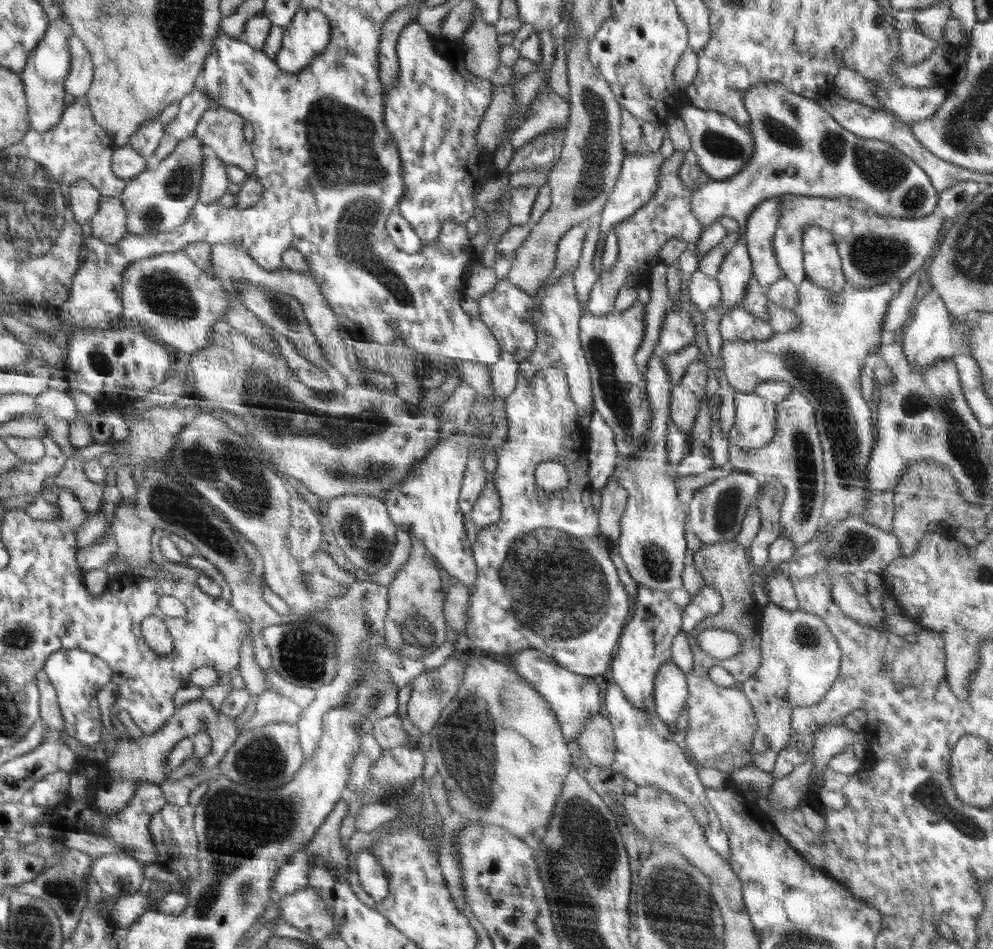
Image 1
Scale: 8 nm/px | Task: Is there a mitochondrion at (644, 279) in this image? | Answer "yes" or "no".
no

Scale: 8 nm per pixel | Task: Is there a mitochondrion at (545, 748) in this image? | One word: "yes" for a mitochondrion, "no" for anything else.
no

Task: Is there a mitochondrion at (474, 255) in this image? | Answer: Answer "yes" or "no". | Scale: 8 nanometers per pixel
no

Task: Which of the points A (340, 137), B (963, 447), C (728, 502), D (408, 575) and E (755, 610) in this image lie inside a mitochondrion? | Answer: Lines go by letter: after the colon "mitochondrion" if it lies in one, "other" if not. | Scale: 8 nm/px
A: mitochondrion
B: mitochondrion
C: mitochondrion
D: other
E: other

